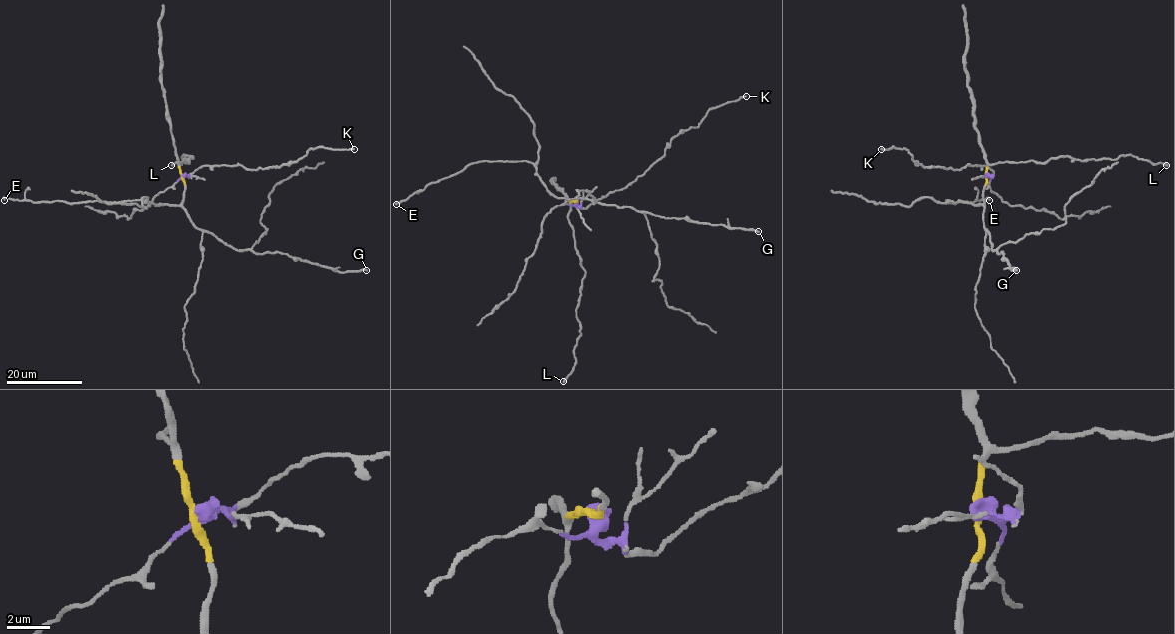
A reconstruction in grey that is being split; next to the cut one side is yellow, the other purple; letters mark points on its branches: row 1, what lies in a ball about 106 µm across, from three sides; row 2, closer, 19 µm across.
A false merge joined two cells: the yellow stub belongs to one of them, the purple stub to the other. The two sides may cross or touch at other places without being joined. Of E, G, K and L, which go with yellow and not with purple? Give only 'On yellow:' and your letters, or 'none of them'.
On yellow: E, G, L

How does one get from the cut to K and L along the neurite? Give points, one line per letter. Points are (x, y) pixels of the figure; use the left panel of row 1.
K: (182, 175), (201, 166), (242, 165), (249, 170), (280, 167), (318, 147), (354, 149)
L: (182, 175), (175, 162), (188, 162), (192, 157), (184, 160), (189, 156), (184, 154), (180, 164), (171, 165)

